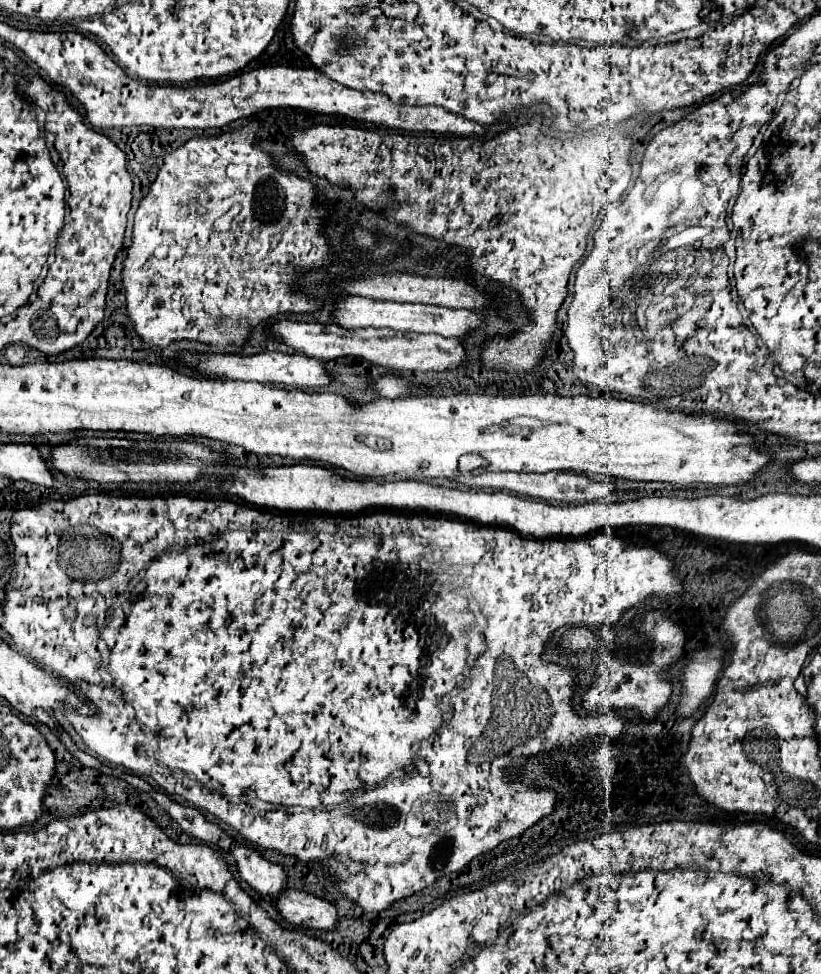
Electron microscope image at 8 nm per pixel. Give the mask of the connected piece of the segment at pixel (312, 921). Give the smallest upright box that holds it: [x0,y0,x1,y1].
[276,890,338,932]

